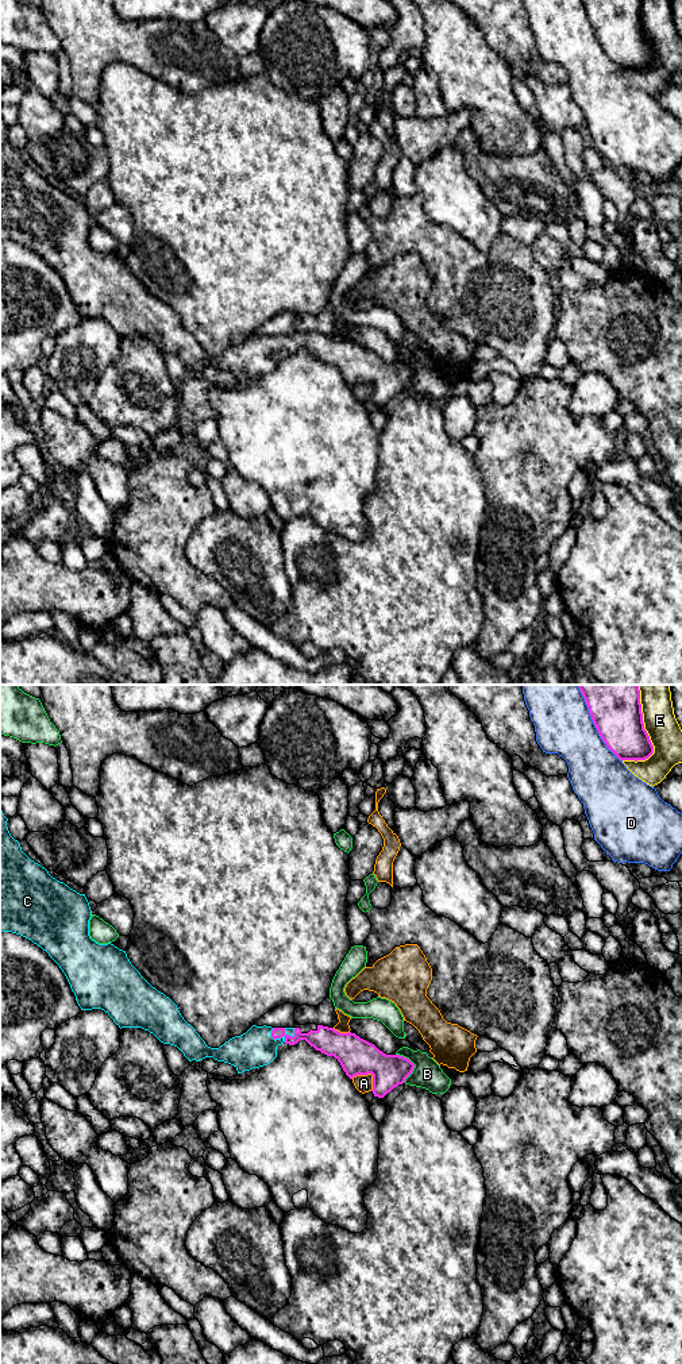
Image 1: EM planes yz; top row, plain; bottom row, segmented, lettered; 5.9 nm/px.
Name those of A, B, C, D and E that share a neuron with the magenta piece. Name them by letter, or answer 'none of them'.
C

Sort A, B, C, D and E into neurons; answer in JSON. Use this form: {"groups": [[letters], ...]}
{"groups": [["A"], ["B"], ["C"], ["D"], ["E"]]}

